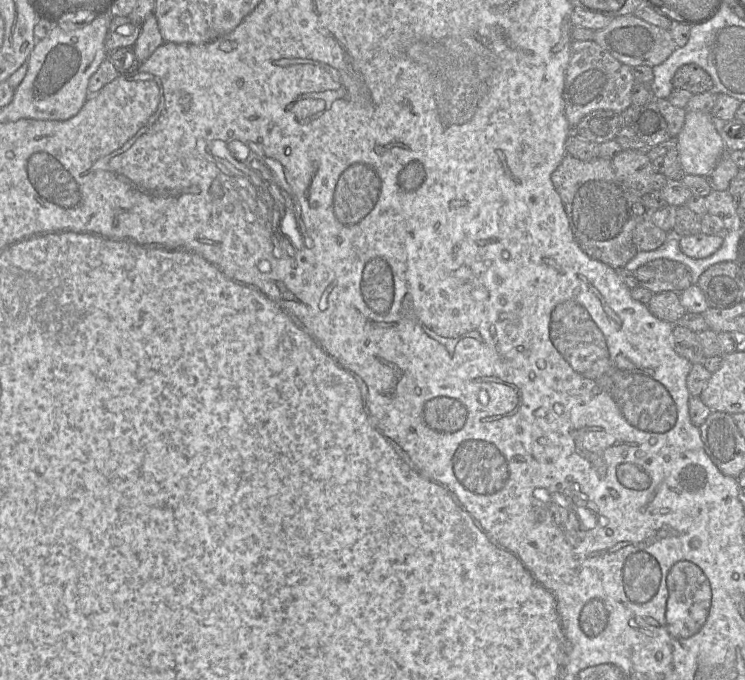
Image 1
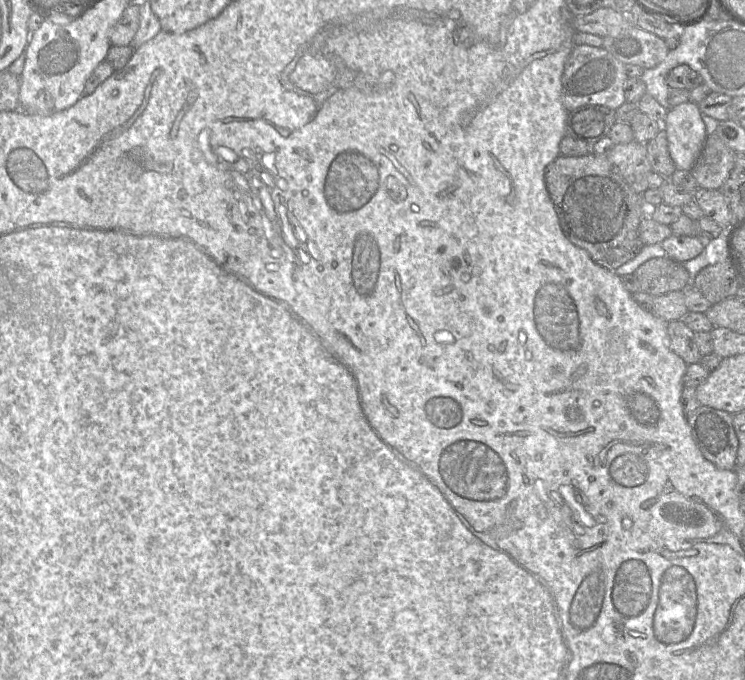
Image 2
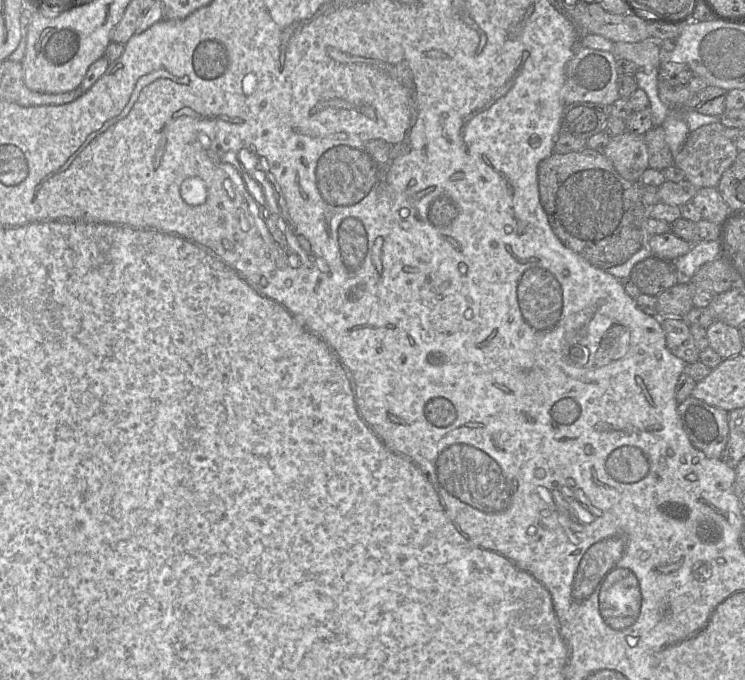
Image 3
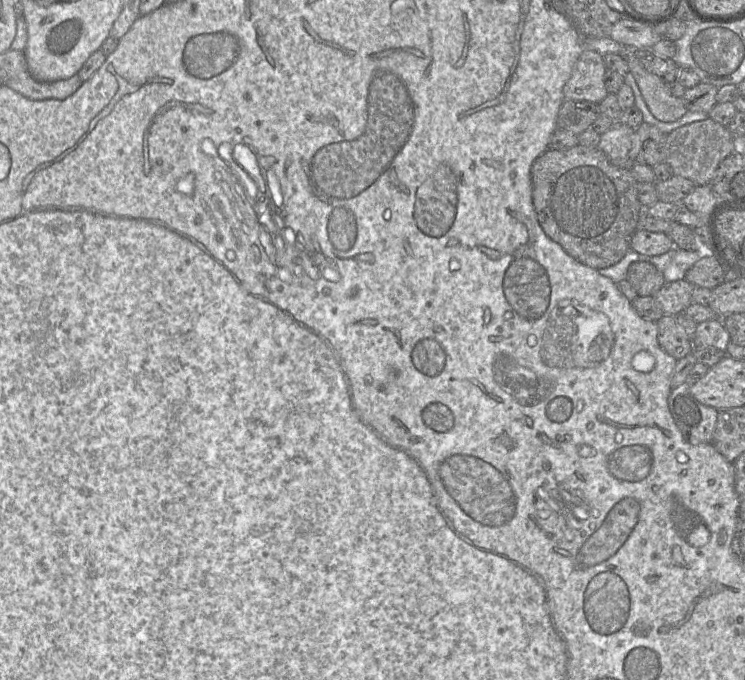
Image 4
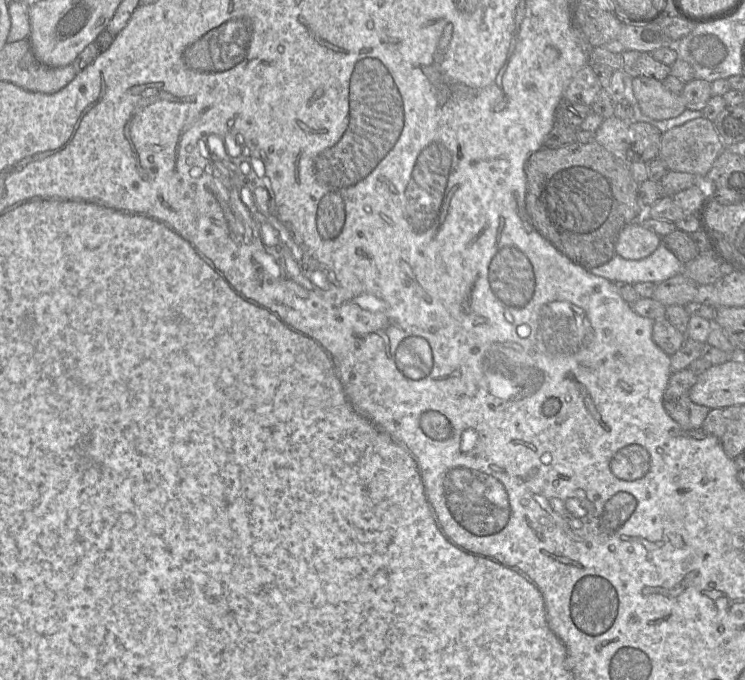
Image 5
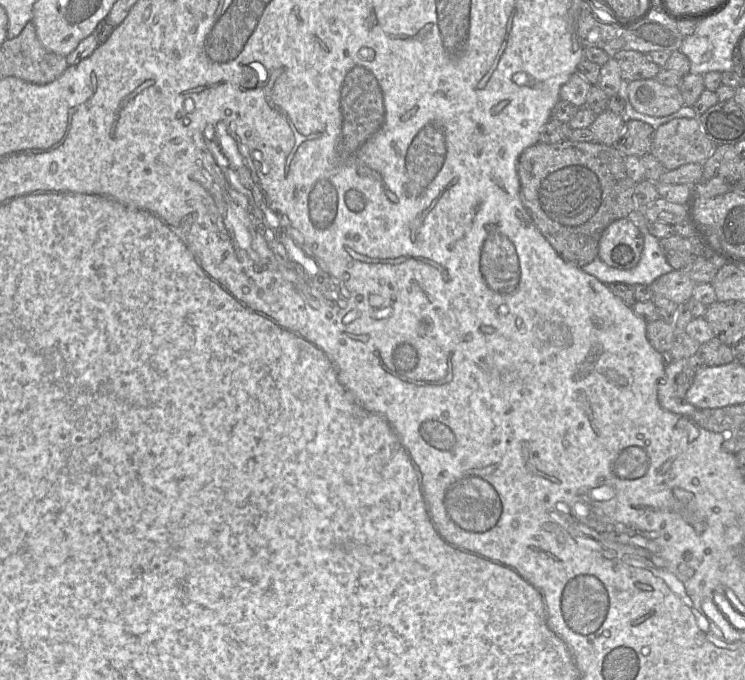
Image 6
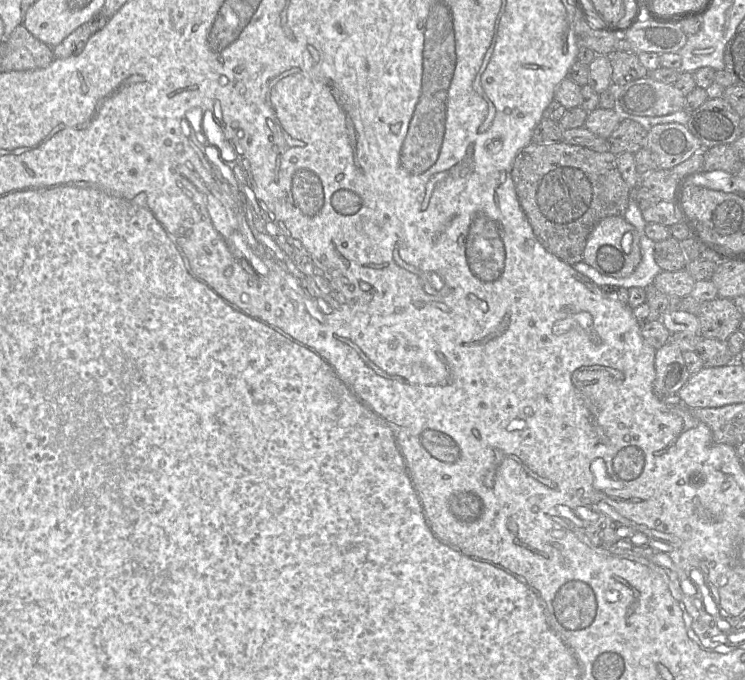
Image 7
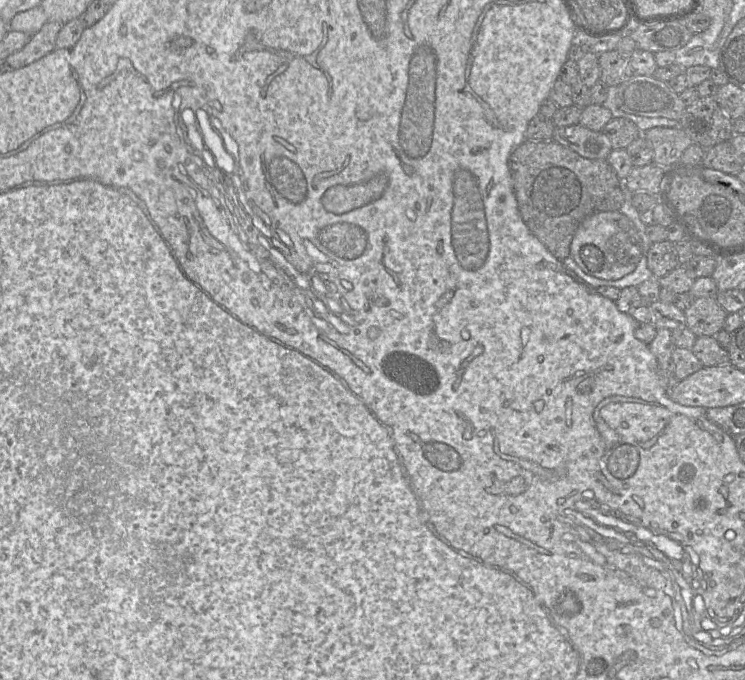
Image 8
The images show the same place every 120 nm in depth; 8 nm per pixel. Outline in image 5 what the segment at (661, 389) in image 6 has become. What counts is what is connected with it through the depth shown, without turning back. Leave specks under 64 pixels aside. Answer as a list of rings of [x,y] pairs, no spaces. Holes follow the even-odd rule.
[[[689,368],[672,372],[663,396],[663,407],[666,413],[683,429],[697,430],[701,429],[702,424],[707,417],[710,409],[695,404],[689,397],[689,391],[697,381],[697,376]]]

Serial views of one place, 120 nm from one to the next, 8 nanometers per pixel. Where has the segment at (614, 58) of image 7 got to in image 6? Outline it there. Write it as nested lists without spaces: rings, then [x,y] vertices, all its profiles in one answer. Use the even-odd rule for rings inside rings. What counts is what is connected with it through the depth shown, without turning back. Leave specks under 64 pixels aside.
[[[619,50],[611,58],[620,67],[621,79],[627,82],[655,78],[661,69],[646,54],[637,51]]]

